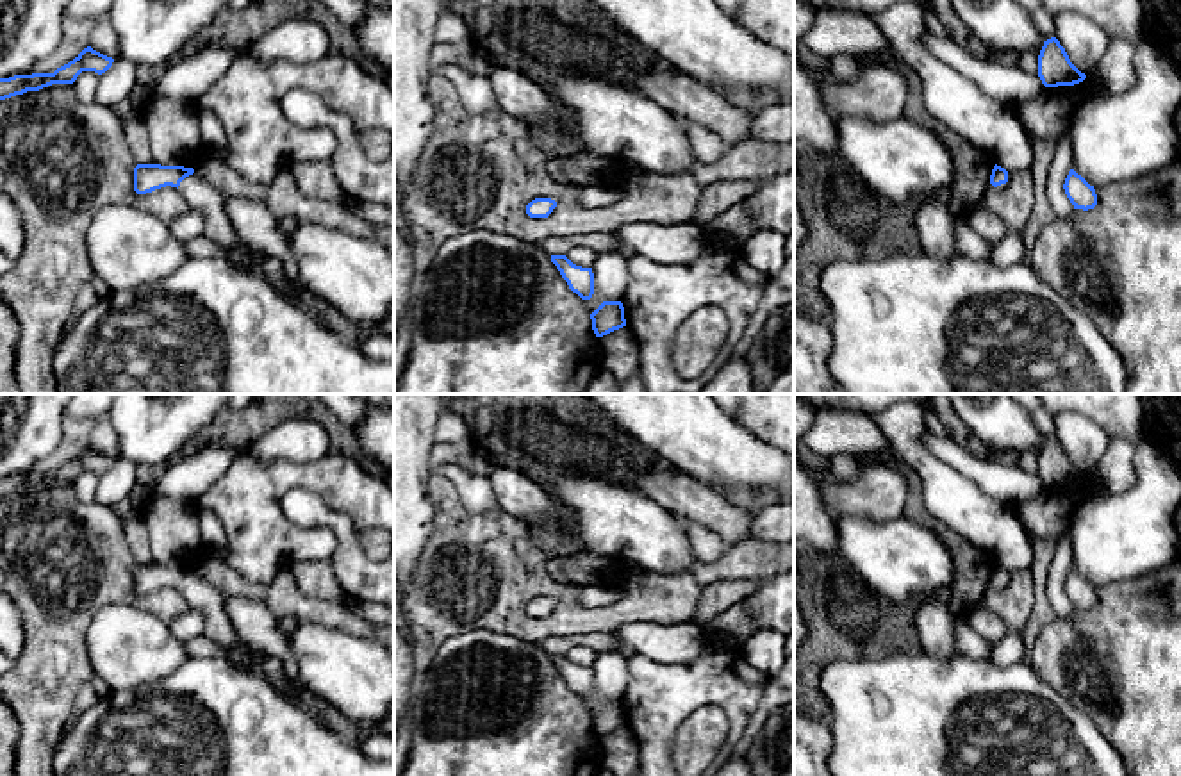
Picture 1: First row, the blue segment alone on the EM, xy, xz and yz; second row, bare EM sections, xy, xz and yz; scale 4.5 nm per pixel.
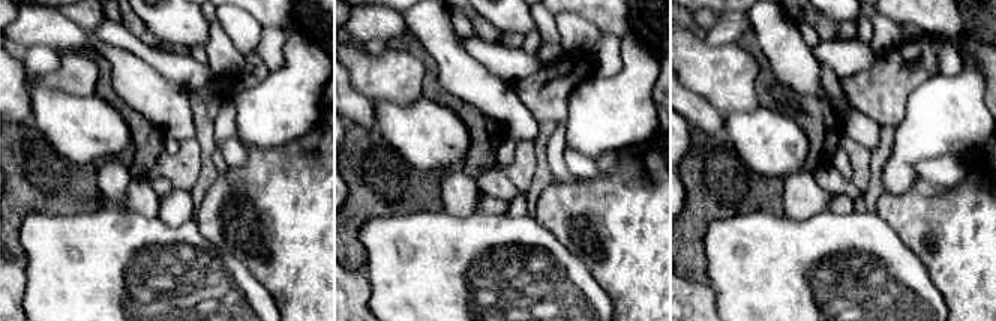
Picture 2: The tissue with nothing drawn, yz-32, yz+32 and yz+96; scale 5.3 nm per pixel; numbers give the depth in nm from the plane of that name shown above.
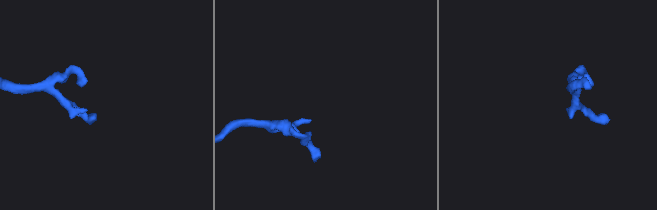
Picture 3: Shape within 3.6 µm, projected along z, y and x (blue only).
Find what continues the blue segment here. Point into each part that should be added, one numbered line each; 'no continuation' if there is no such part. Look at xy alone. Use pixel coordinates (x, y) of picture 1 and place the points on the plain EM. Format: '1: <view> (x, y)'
1: xy (218, 627)

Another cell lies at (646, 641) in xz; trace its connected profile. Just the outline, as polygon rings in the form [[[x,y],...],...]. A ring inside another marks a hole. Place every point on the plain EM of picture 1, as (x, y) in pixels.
[[[639,621],[615,630],[633,660],[648,664],[689,664],[699,658],[703,649],[703,628],[696,623],[658,624]]]

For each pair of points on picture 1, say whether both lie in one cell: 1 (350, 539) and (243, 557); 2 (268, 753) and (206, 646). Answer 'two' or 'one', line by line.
1: two
2: two

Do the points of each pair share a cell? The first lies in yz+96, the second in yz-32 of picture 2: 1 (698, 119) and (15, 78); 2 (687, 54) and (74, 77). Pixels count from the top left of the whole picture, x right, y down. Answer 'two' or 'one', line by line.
1: one
2: one

